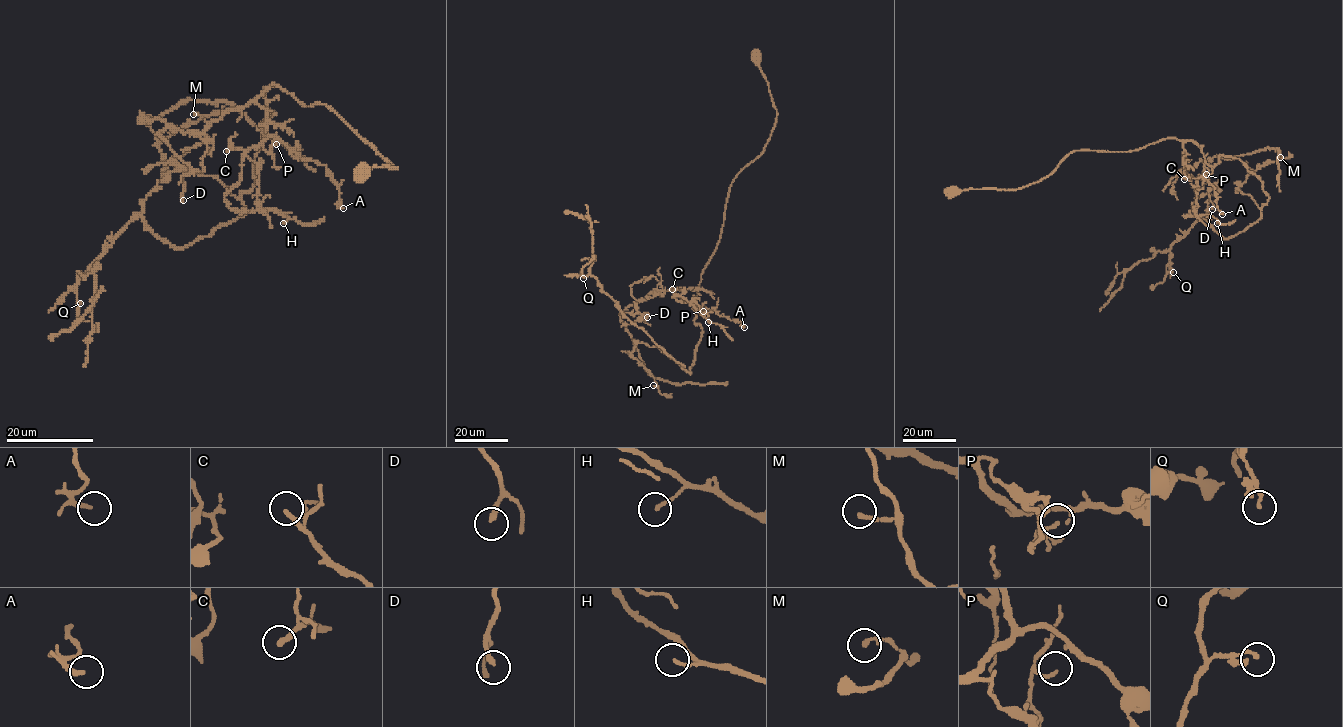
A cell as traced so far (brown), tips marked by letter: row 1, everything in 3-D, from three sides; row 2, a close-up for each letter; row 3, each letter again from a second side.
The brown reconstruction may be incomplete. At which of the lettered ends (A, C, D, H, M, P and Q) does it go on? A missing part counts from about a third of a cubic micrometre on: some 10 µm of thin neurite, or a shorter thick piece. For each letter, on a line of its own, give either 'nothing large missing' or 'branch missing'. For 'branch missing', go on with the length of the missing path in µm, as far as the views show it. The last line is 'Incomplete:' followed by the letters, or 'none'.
A: nothing large missing
C: branch missing; about 15 µm are missing
D: nothing large missing
H: nothing large missing
M: nothing large missing
P: nothing large missing
Q: nothing large missing
Incomplete: C

